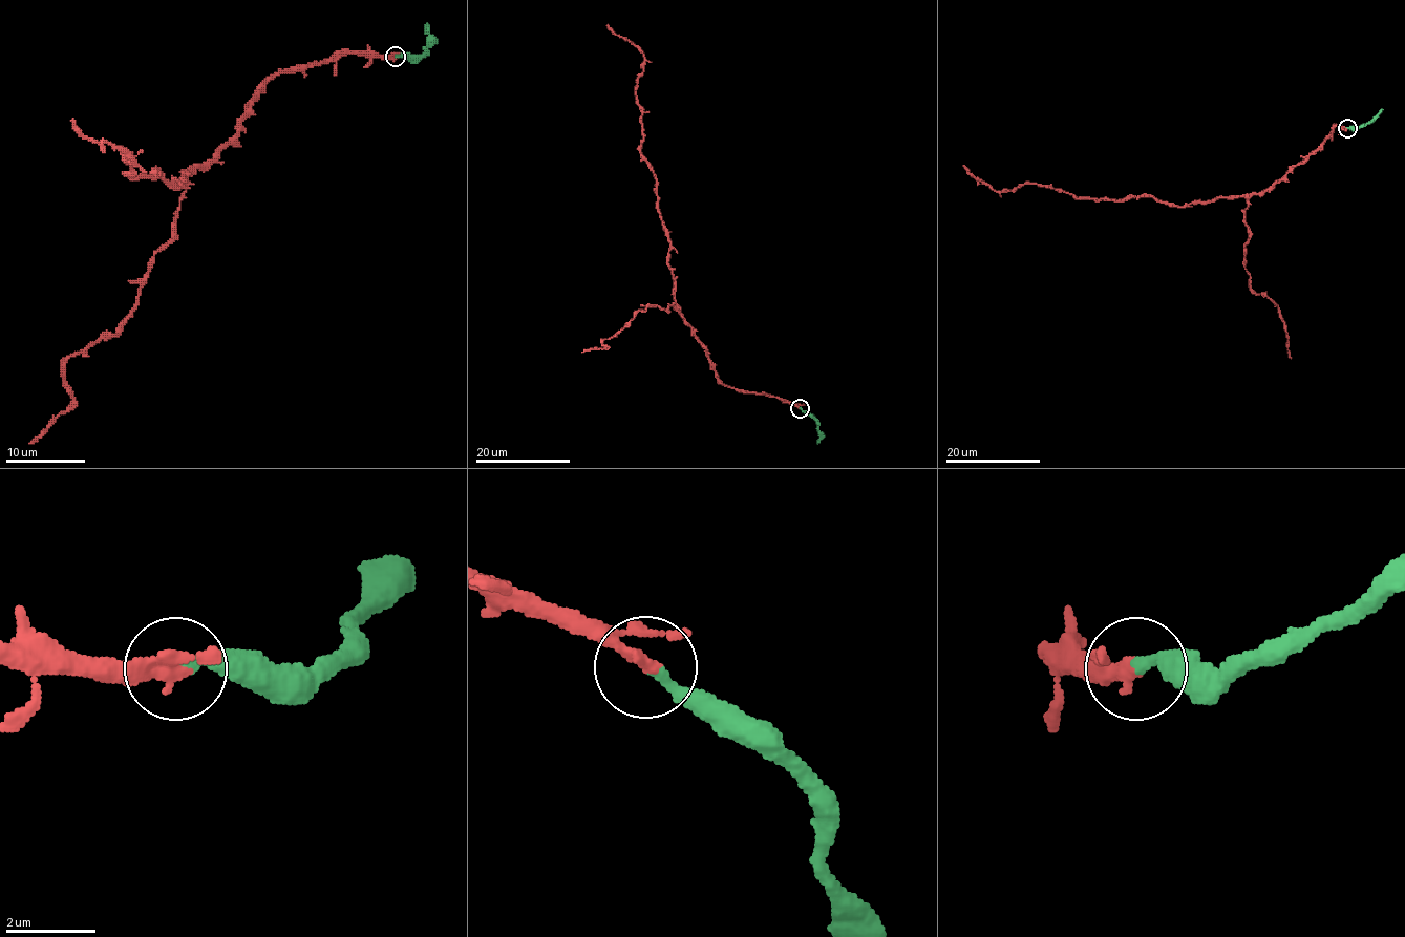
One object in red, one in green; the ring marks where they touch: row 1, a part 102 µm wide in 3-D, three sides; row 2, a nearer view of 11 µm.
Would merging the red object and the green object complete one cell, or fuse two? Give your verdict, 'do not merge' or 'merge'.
merge

